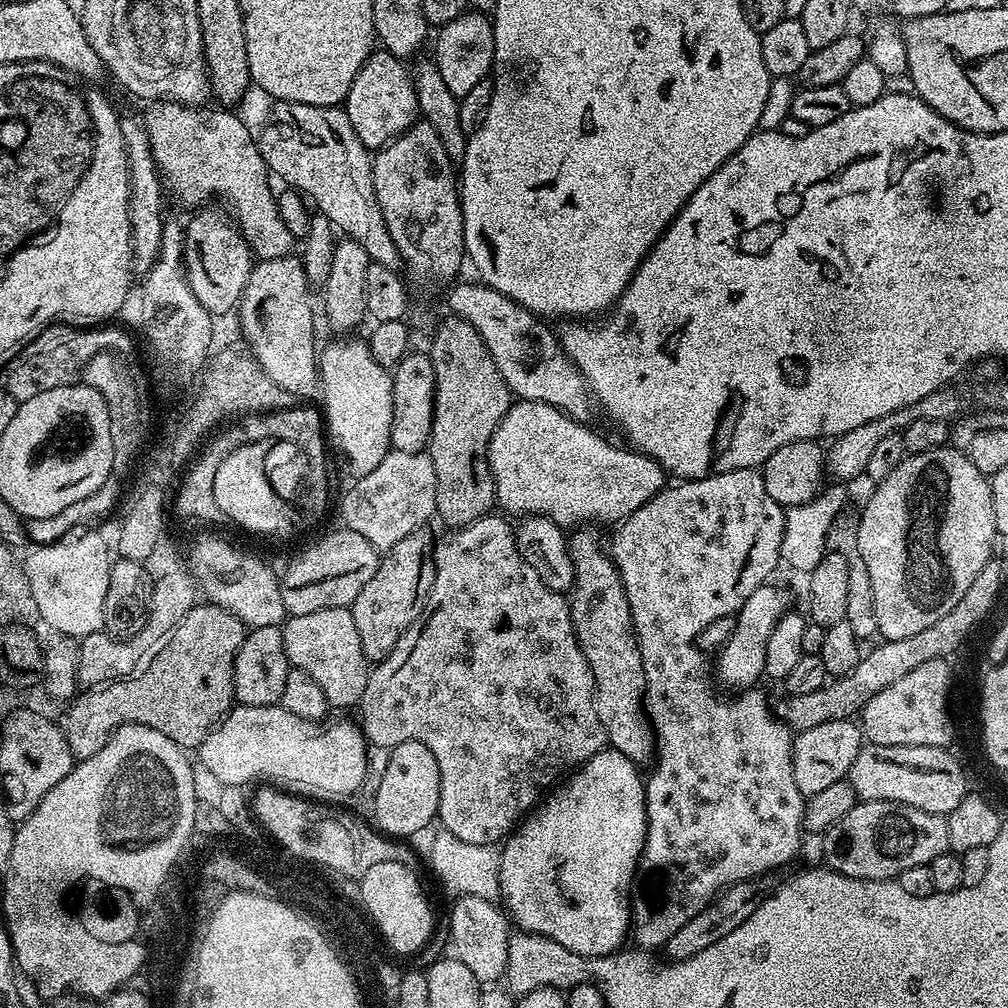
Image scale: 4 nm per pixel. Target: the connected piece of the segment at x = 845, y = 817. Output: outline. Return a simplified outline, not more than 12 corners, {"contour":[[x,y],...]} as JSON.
{"contour":[[860,800],[822,833],[823,863],[899,878],[949,851],[945,817]]}

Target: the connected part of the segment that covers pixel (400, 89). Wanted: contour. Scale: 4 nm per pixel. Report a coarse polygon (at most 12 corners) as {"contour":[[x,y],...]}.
{"contour":[[374,50],[343,109],[379,150],[418,120],[413,73]]}

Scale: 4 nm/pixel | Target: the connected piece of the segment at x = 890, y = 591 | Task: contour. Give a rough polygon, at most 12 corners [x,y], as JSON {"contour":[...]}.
{"contour":[[905,455],[858,512],[877,633],[950,614],[998,541],[989,477]]}

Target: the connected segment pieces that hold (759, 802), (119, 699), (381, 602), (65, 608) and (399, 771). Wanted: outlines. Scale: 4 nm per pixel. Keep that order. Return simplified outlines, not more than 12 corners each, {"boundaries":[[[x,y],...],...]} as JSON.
{"boundaries":[[[739,468],[615,525],[656,734],[641,949],[800,848],[794,732],[697,647],[781,563]],[[197,602],[143,670],[58,723],[73,761],[123,724],[195,749],[234,707],[246,625]],[[406,534],[350,605],[369,662],[420,619],[434,536]],[[102,533],[44,547],[30,570],[41,612],[104,628],[114,556]],[[422,742],[388,753],[375,827],[408,838],[440,811],[438,762]]]}

